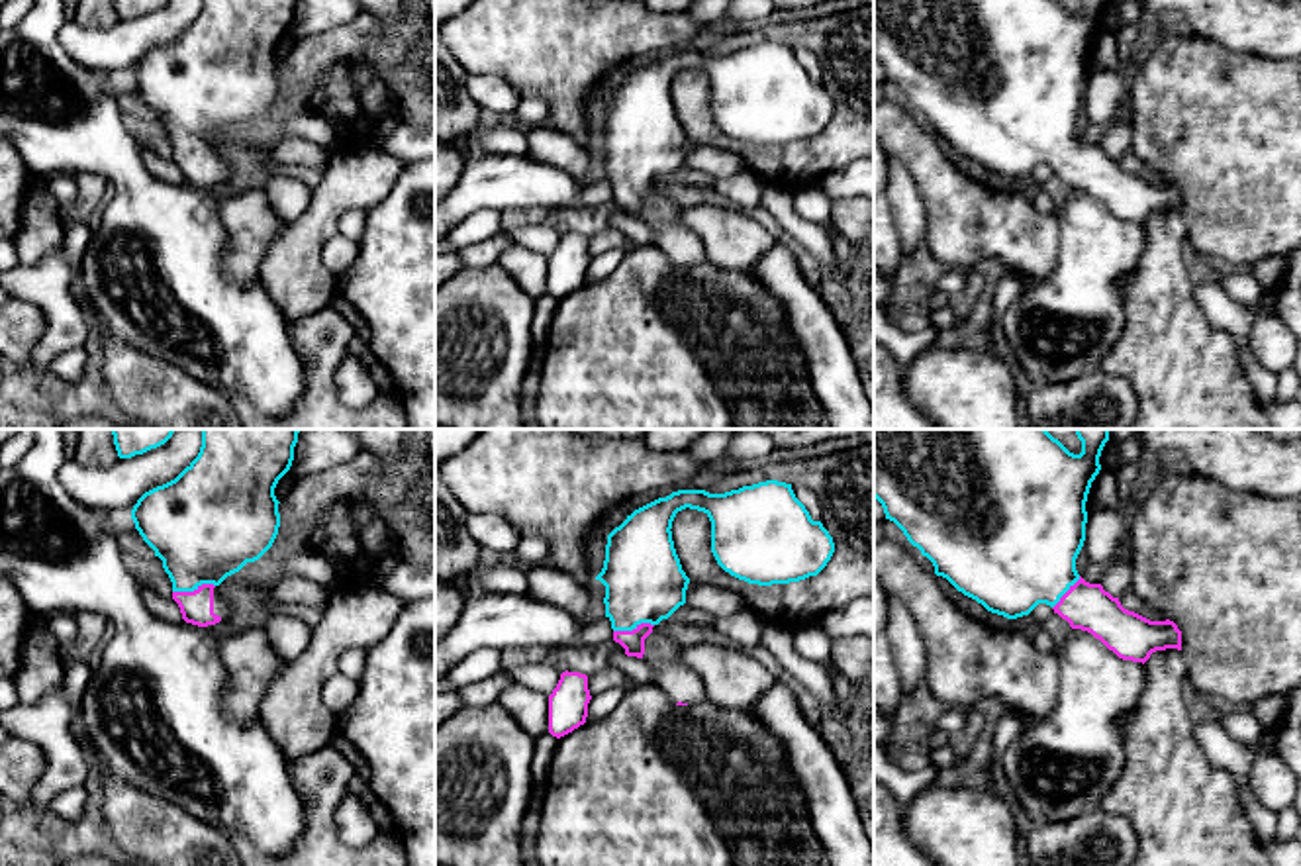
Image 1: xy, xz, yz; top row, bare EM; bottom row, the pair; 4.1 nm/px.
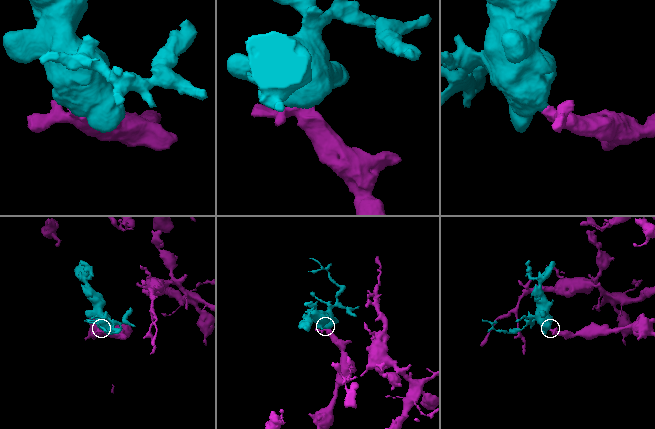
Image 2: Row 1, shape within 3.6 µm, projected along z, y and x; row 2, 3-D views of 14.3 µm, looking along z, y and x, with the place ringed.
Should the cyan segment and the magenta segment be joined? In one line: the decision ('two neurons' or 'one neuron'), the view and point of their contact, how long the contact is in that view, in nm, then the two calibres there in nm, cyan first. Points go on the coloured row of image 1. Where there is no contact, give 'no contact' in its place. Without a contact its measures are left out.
one neuron | xy (192, 590) | 180 nm | 420/140 nm

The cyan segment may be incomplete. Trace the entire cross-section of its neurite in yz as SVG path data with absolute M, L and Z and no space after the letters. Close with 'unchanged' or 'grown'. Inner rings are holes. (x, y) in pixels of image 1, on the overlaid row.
M874 429L874 498L886 519L933 562L937 576L991 613L1017 619L1046 603L1072 629L1087 631L1119 658L1142 664L1156 650L1181 650L1181 631L1174 621L1150 621L1125 609L1119 598L1101 584L1085 582L1076 570L1085 541L1085 502L1101 470L1099 457L1109 429L1074 431L1082 441L1080 455L1070 453L1046 429Z | grown

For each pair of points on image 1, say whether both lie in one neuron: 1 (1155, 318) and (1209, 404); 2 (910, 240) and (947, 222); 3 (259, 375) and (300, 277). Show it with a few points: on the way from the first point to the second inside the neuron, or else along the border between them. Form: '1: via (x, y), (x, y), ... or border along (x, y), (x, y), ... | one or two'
1: via (1166, 339), (1168, 351), (1186, 371), (1190, 383) | one
2: border along (915, 187), (925, 208), (925, 243) | two
3: border along (259, 279), (267, 296), (289, 324) | two

